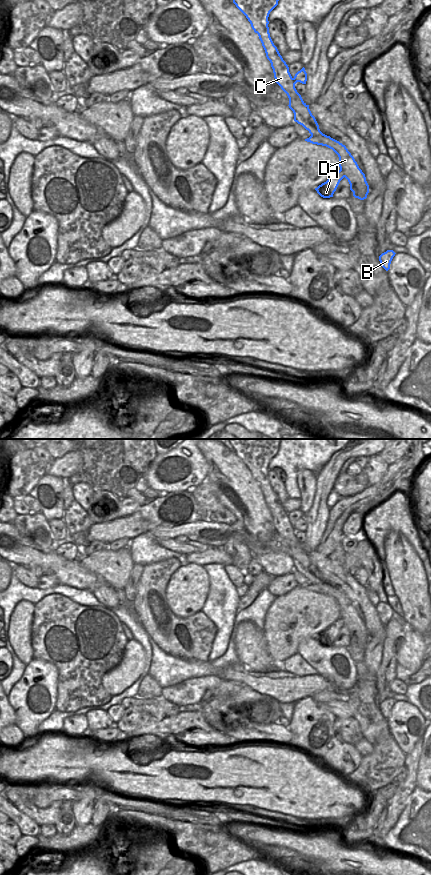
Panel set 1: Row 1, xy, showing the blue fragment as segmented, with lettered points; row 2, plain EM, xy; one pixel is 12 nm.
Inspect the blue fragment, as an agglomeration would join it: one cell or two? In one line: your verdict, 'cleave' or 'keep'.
cleave

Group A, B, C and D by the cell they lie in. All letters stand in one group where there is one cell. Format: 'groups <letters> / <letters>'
groups A / B C D

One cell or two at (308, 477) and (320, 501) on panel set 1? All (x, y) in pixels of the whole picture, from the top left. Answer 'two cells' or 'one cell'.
two cells

